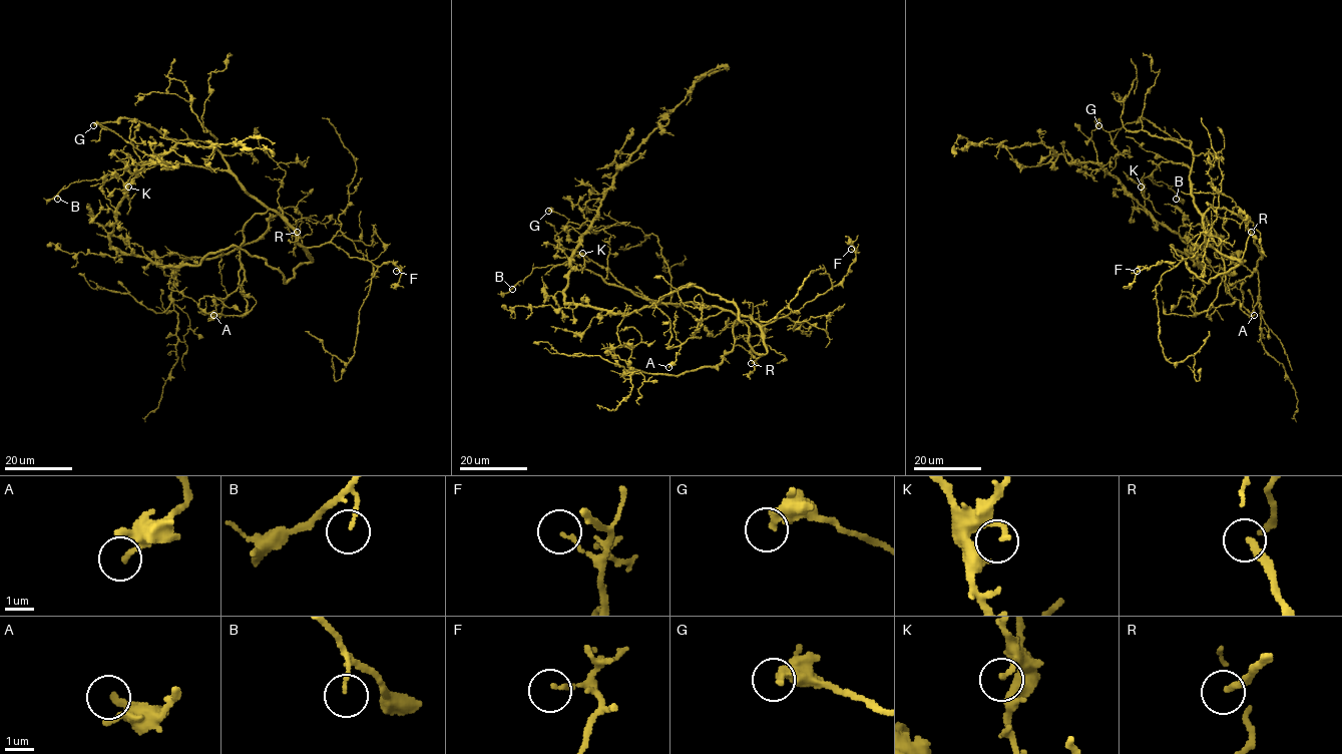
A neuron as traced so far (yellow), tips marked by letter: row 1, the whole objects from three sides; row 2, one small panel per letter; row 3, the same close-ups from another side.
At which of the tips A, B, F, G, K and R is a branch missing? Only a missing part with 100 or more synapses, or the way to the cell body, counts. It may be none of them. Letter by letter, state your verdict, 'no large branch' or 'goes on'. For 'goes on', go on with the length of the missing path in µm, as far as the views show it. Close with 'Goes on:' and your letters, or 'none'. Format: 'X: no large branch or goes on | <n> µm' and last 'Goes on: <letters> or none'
A: no large branch
B: no large branch
F: no large branch
G: no large branch
K: no large branch
R: goes on | 60 µm
Goes on: R

